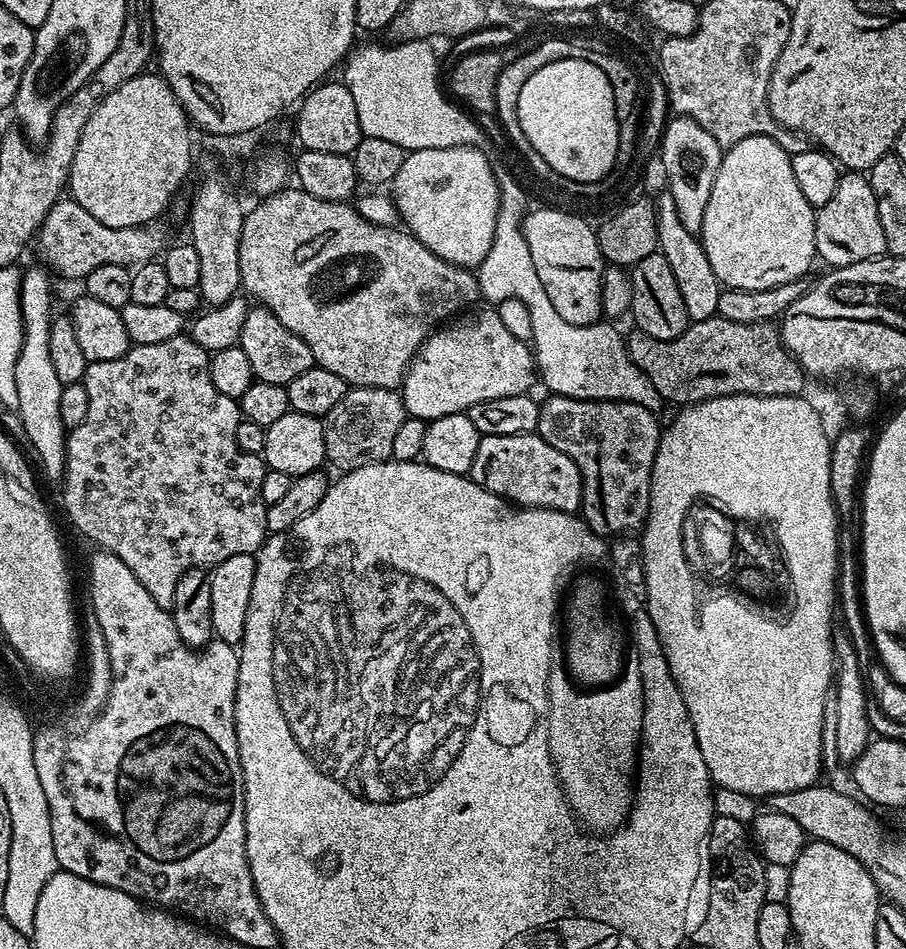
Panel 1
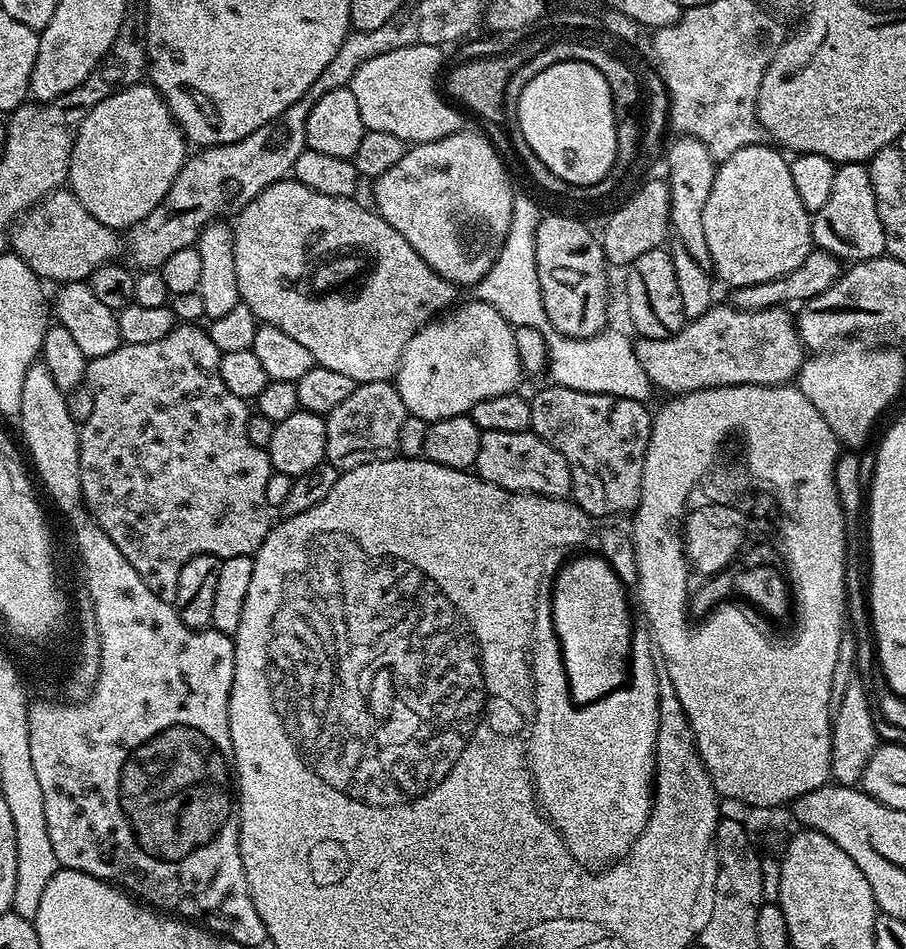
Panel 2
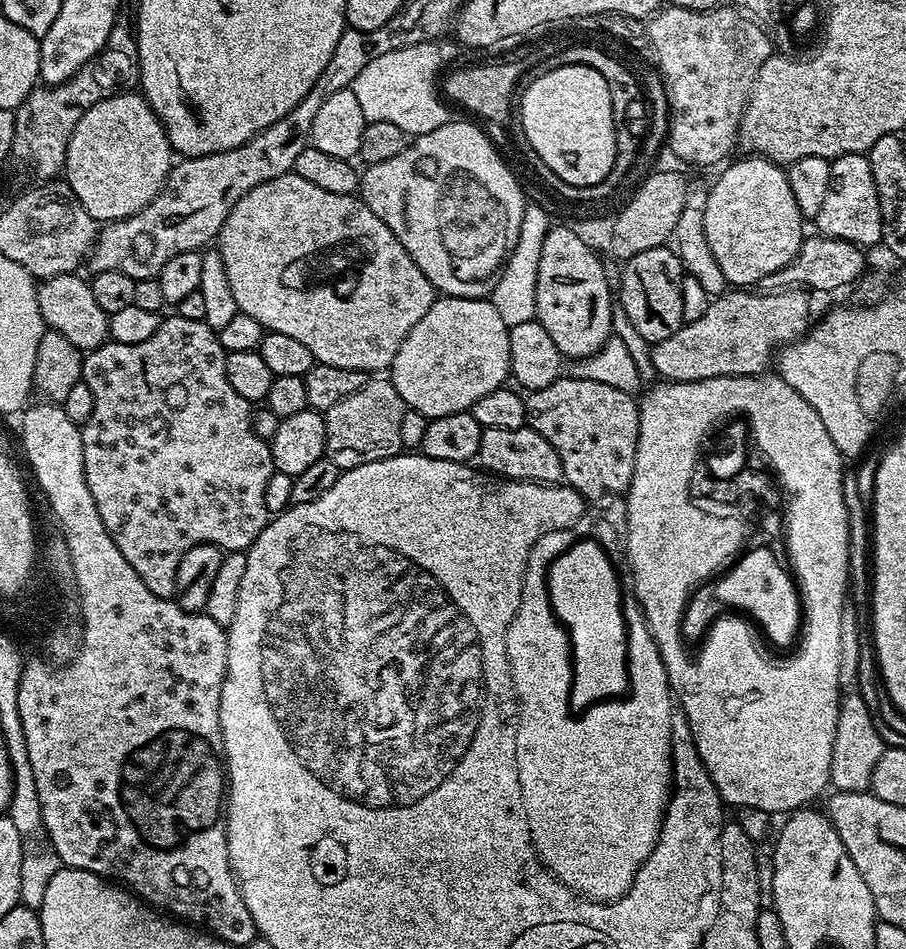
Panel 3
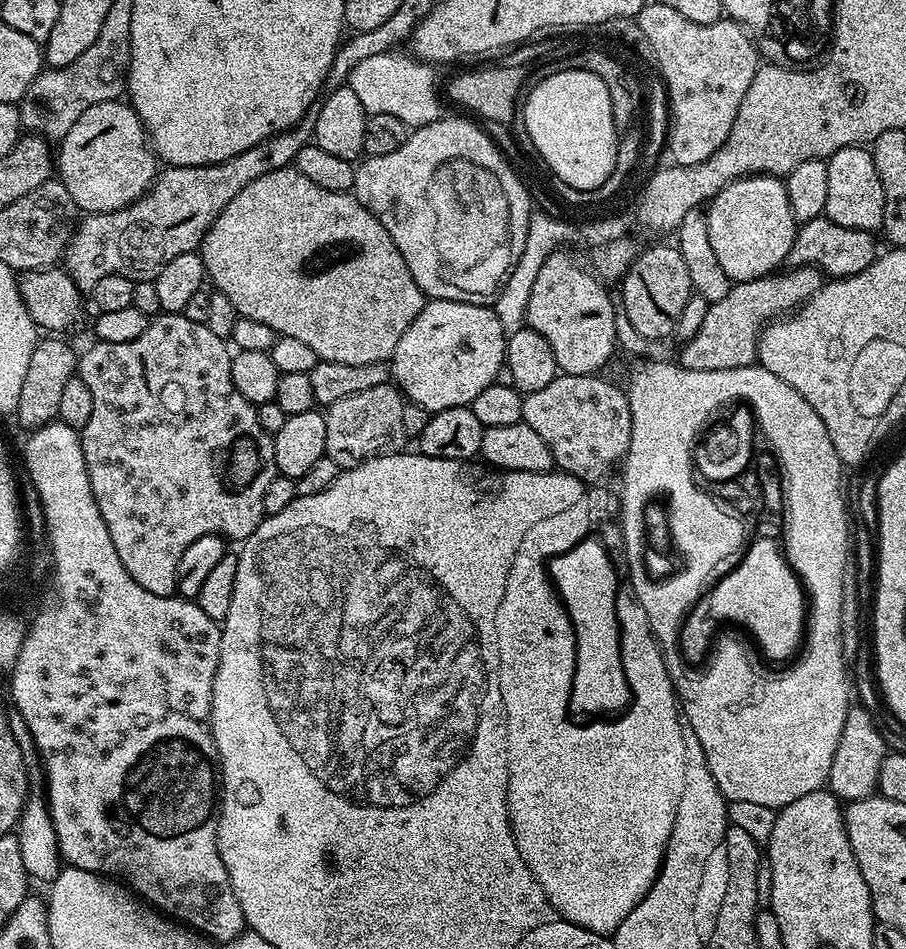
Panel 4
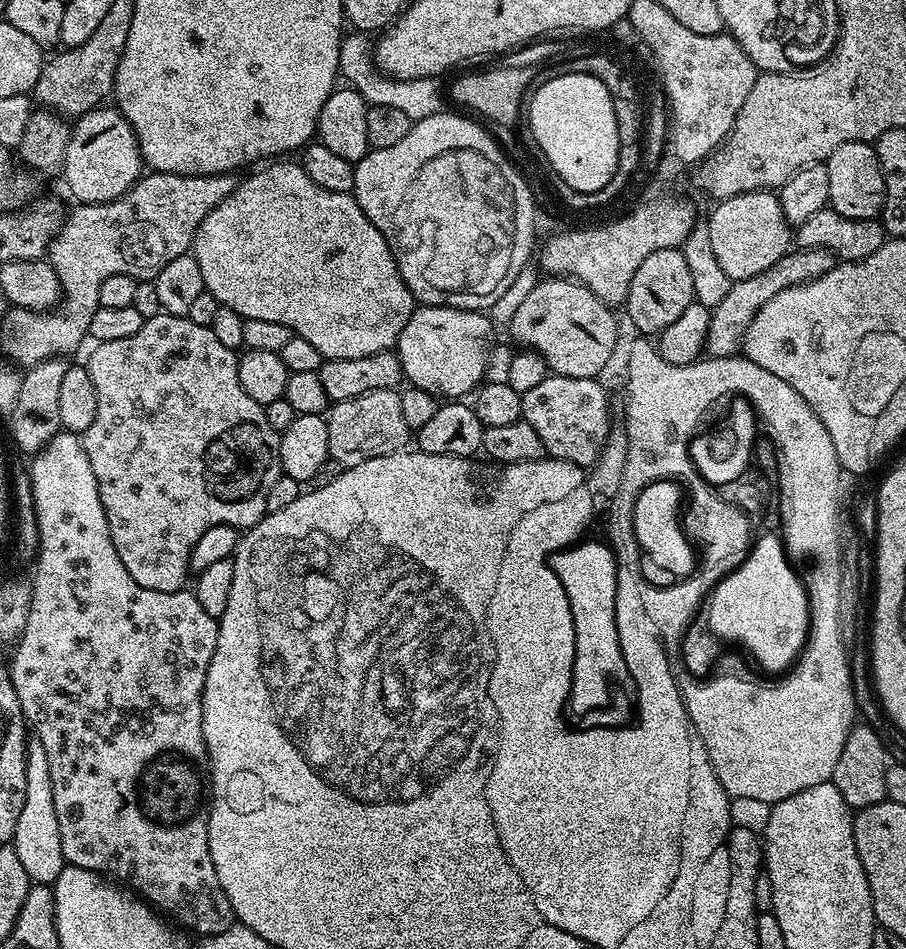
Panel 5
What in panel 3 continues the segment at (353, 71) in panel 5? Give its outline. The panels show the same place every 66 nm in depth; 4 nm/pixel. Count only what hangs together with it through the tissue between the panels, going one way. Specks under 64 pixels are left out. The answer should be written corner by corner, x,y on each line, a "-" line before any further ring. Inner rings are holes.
428,41
403,47
402,50
390,51
381,58
374,58
374,61
358,74
351,90
361,103
366,122
391,122
414,138
448,123
450,113
446,108
447,103
440,102
438,72
442,56
436,46
435,43

